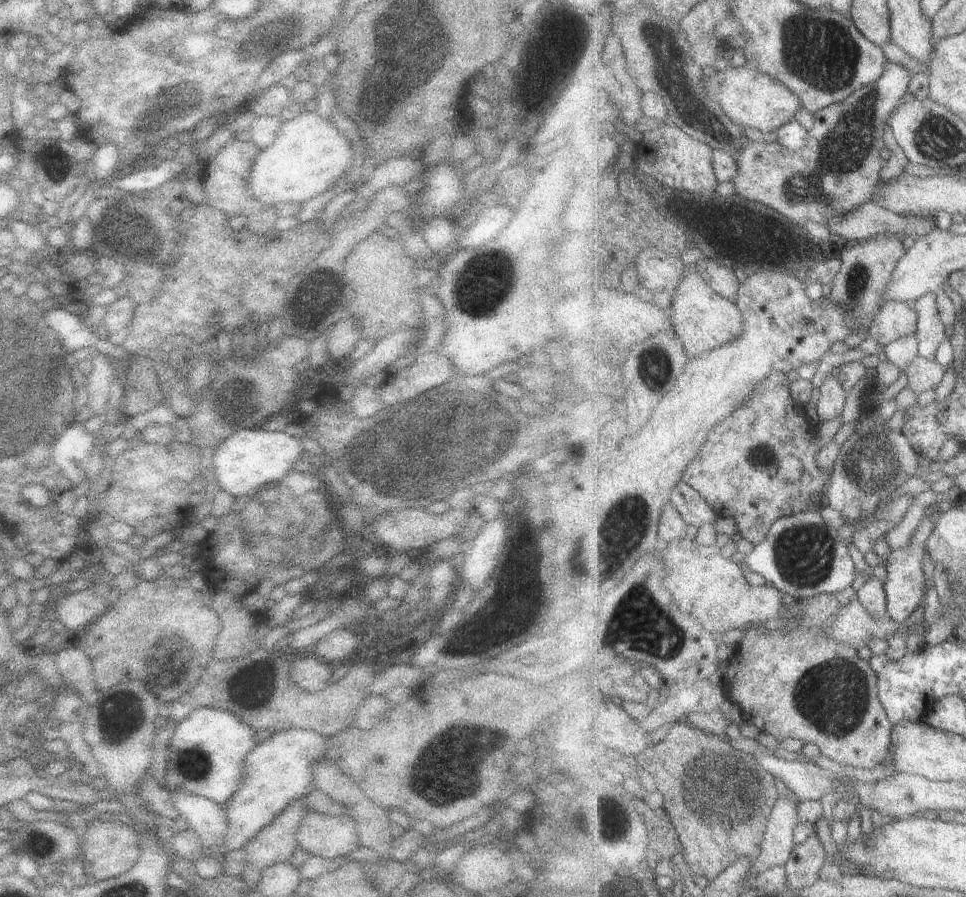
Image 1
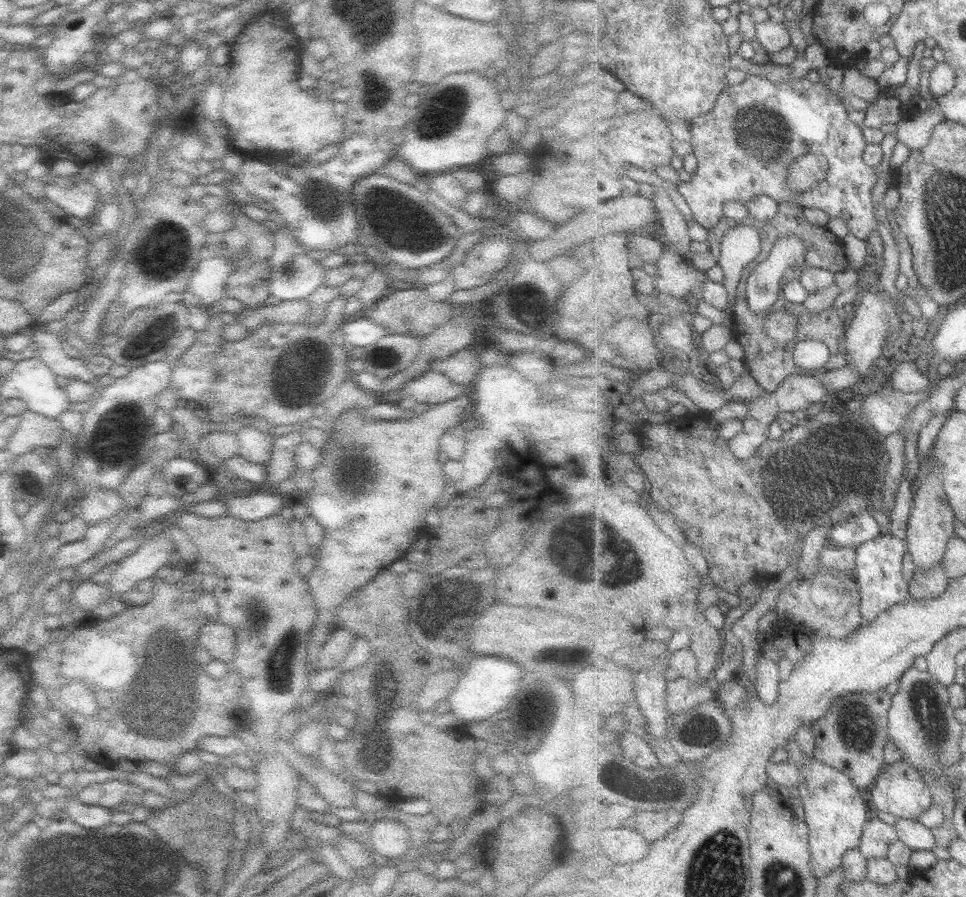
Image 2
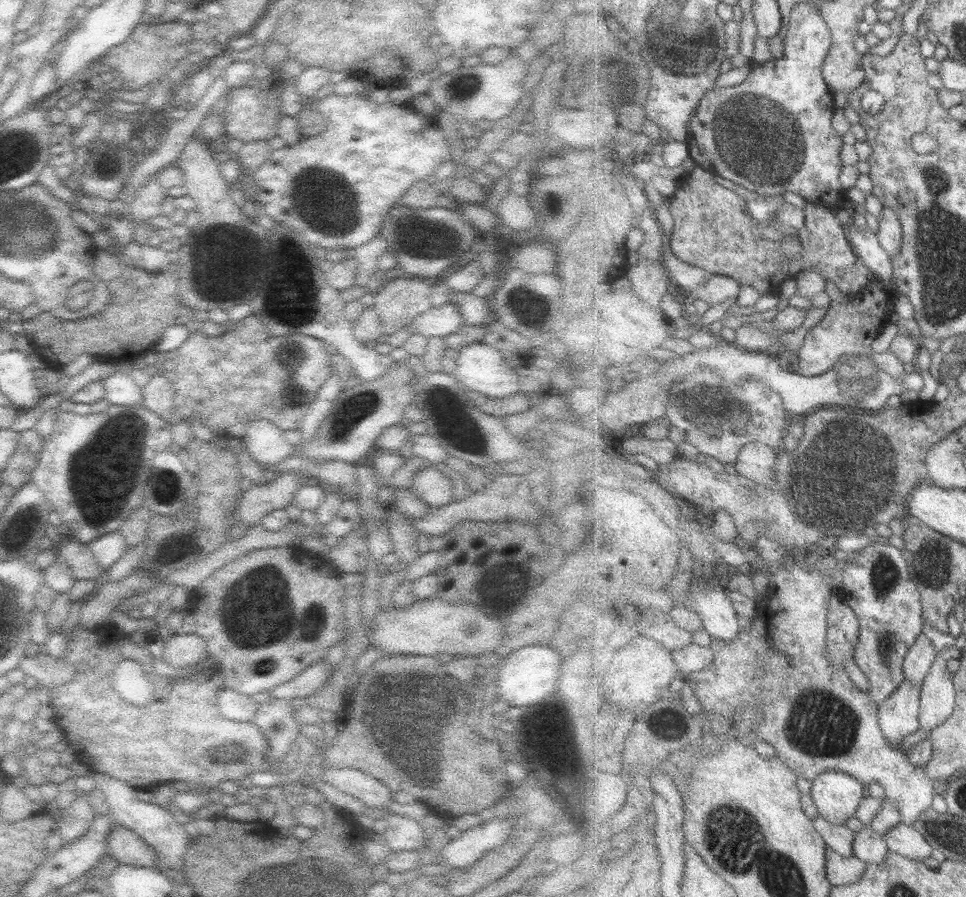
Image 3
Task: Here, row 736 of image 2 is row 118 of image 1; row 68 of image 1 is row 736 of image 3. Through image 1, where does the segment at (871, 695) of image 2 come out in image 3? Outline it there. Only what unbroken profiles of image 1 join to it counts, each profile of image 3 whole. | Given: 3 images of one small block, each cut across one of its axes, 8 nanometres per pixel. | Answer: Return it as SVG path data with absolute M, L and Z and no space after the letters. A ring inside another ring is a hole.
M904 681L904 684L901 684L901 686L897 688L891 698L884 700L883 703L878 705L880 709L879 719L881 730L896 748L900 747L904 738L919 731L921 691L922 689L917 687L917 685L913 685L913 682Z

